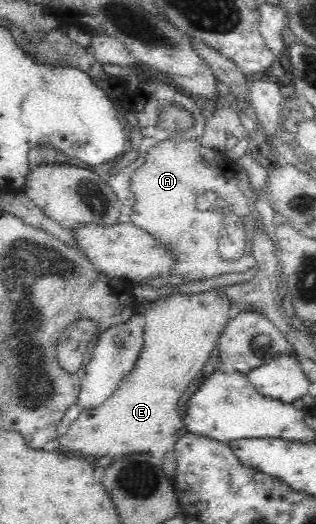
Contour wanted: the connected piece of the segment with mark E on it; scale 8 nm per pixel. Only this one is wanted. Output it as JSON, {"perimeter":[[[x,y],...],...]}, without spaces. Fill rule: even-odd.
{"perimeter":[[[219,289],[192,295],[172,294],[155,300],[146,311],[144,345],[135,369],[99,407],[83,410],[53,446],[68,454],[80,451],[80,456],[93,461],[105,455],[151,454],[162,461],[165,475],[172,480],[176,467],[174,445],[187,432],[177,403],[217,347],[232,306],[235,305]]]}

